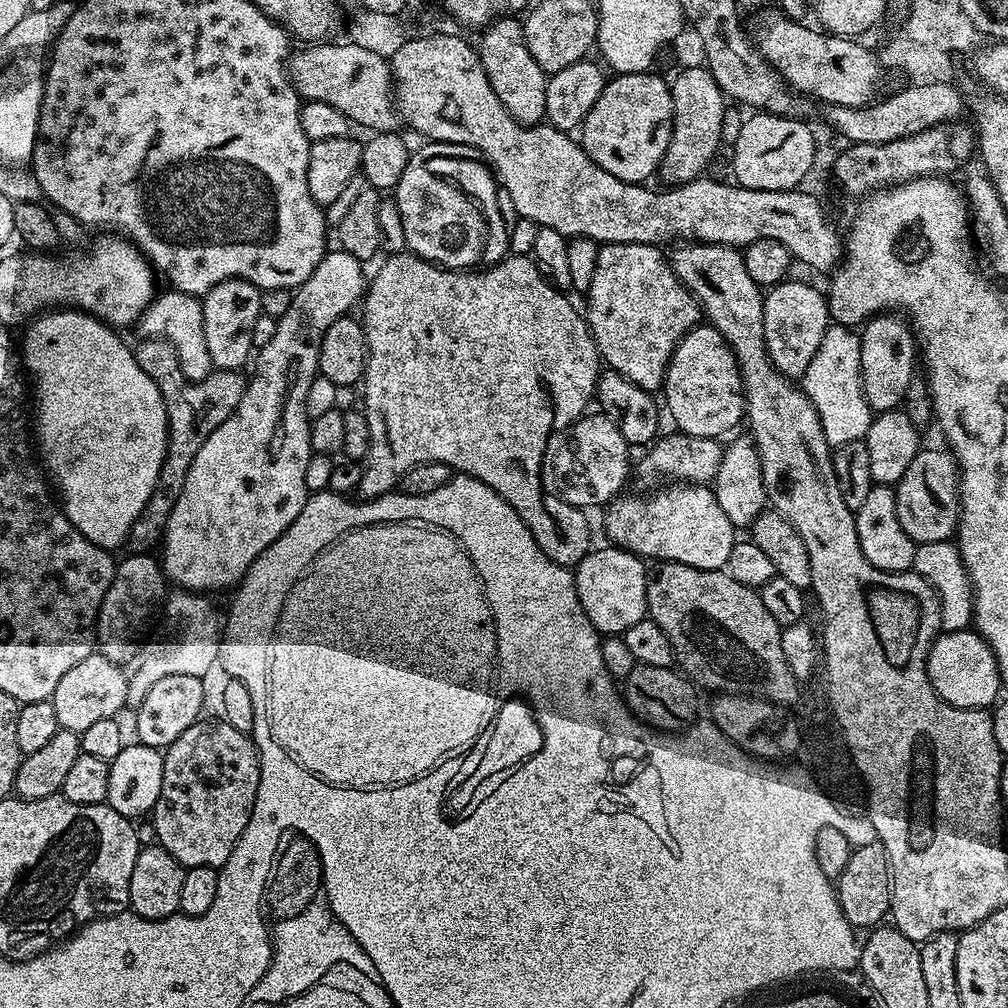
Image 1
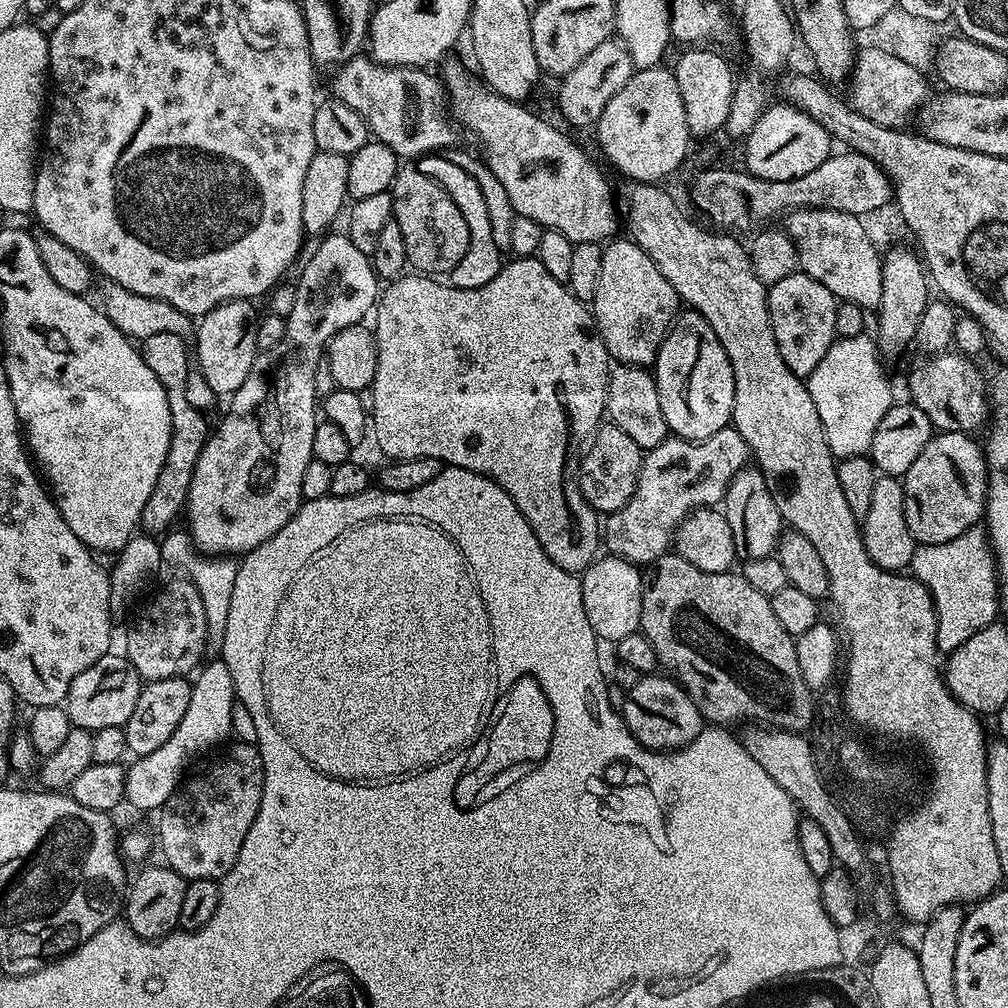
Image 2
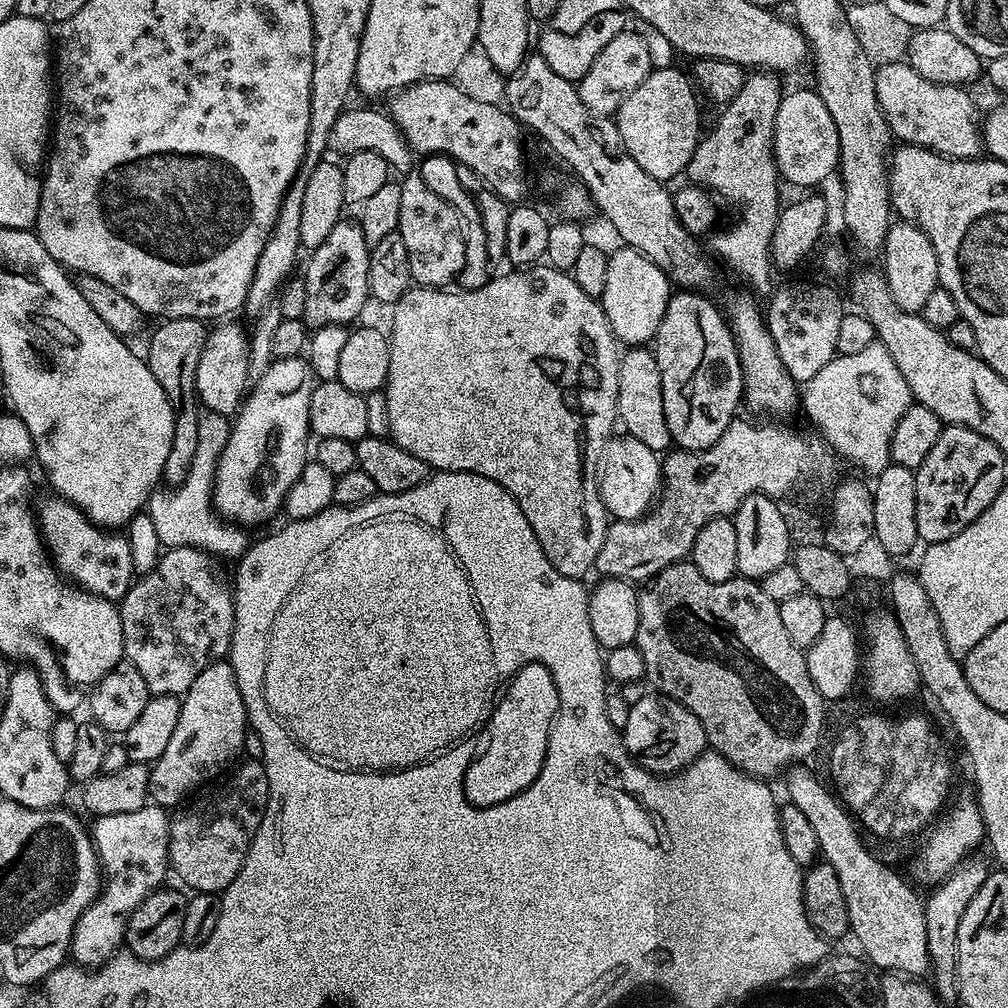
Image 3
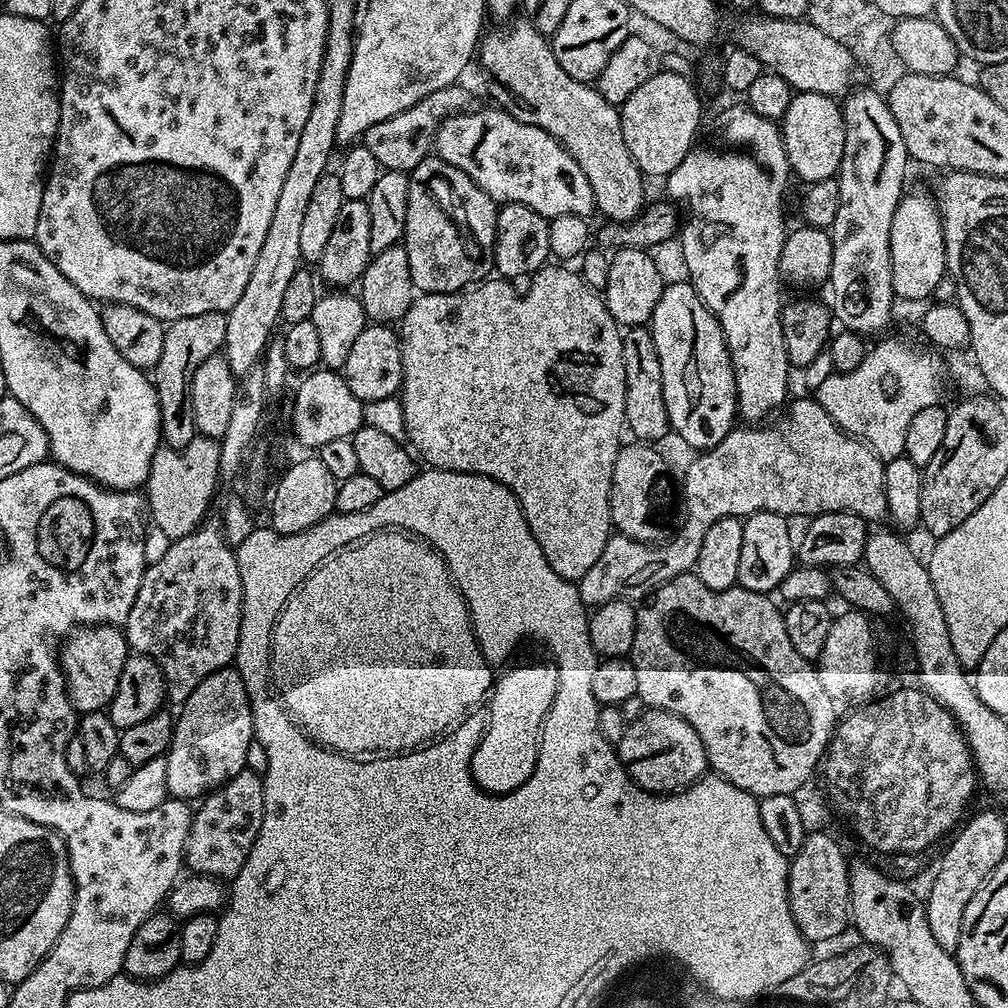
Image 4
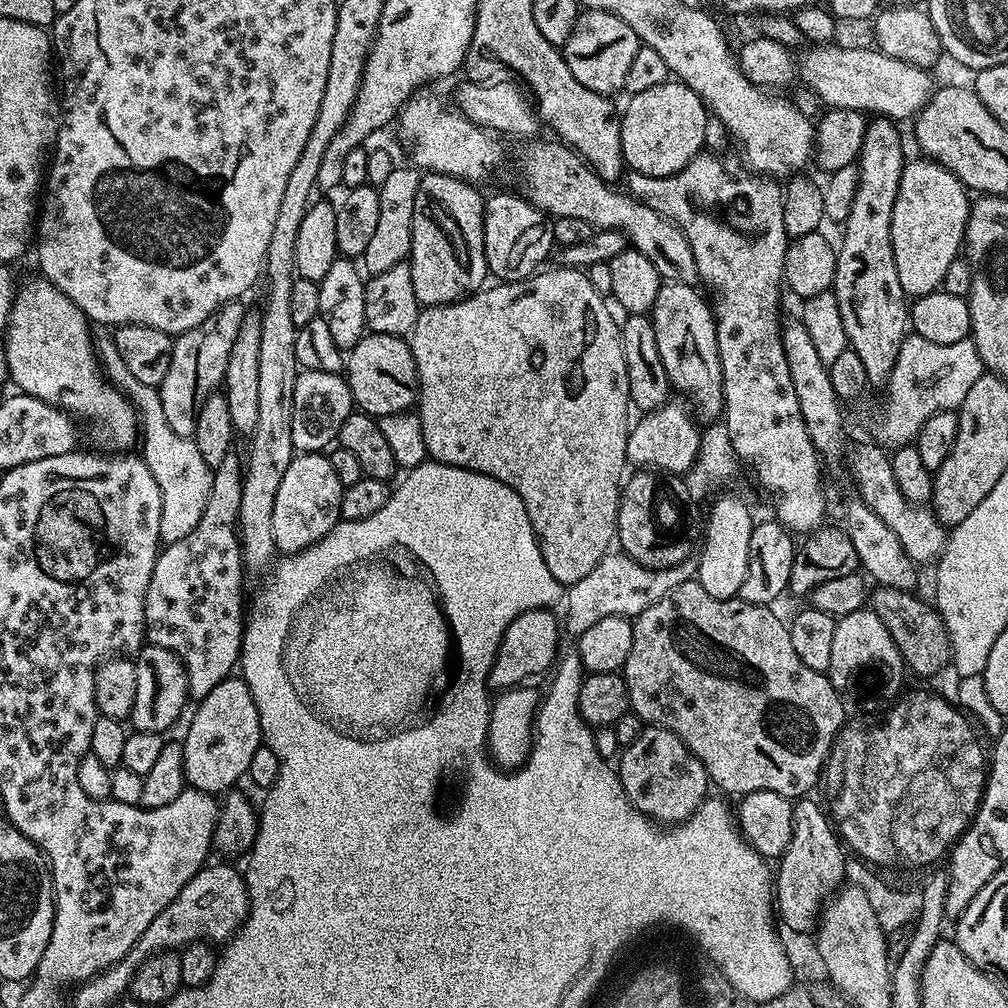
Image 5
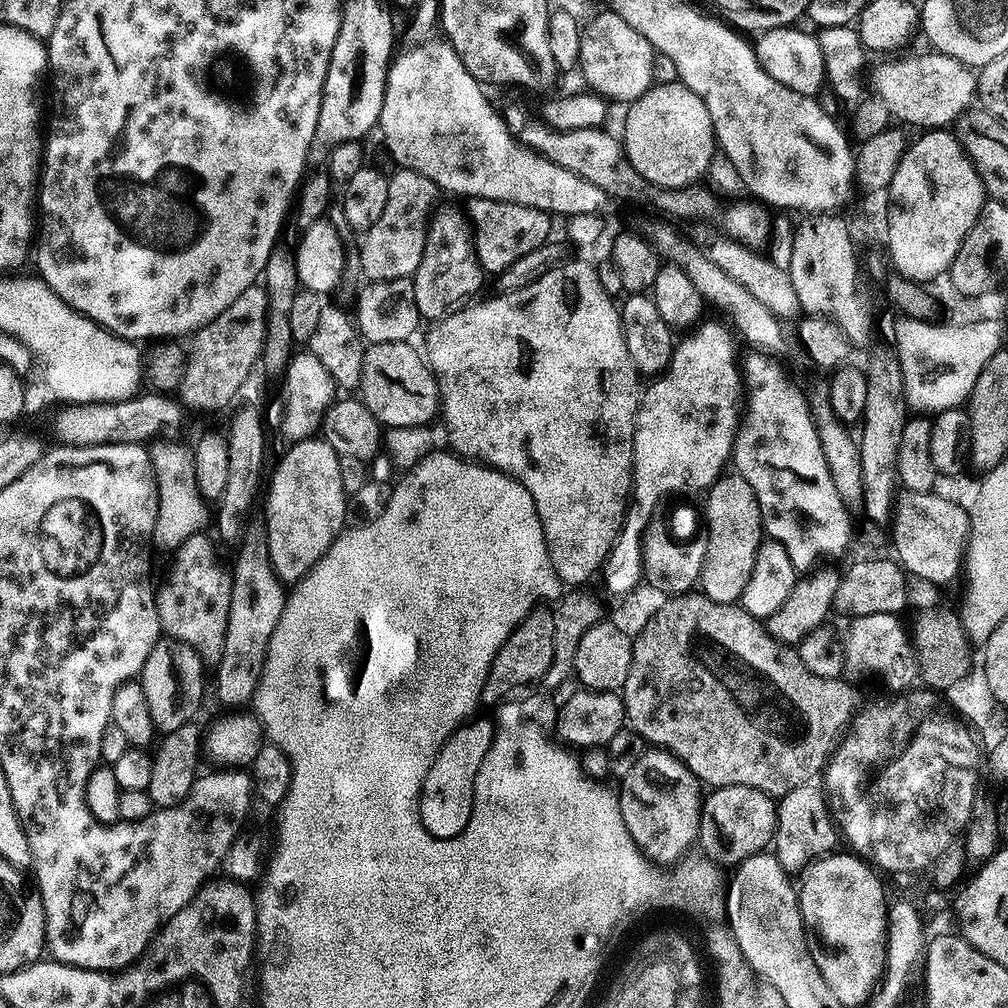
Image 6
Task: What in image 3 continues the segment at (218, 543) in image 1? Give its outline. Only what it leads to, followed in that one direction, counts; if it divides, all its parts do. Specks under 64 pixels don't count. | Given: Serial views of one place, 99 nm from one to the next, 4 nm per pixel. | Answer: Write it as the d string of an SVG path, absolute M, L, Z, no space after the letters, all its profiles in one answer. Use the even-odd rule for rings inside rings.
M342 218L330 230L326 242L322 246L311 249L308 260L308 269L302 272L302 279L306 282L306 310L303 321L313 329L321 328L324 324L351 325L356 315L364 308L364 303L369 303L368 291L368 258L370 249L366 238L362 234L362 226L355 219ZM291 356L285 360L273 359L262 375L255 377L250 391L245 395L234 419L226 448L218 458L216 480L213 482L212 502L224 520L237 525L264 524L275 512L284 507L284 499L294 486L294 478L302 474L306 463L304 443L310 440L308 414L314 377L307 359Z

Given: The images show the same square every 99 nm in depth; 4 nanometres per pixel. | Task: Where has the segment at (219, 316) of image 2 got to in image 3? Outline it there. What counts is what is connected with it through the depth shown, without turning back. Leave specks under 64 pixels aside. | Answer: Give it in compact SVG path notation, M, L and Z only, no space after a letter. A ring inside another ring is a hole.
M232 322L217 323L204 340L202 358L198 358L198 370L196 371L196 399L205 409L232 418L235 417L250 388L250 377L248 375L248 342L250 336L245 329L243 332L238 325L228 323Z

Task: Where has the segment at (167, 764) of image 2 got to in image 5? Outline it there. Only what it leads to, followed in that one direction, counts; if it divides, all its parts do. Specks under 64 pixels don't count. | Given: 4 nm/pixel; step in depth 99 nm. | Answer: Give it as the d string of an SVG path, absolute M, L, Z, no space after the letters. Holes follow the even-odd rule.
M229 678L214 686L195 707L188 734L182 740L185 781L189 787L203 792L222 794L229 791L238 778L247 775L250 761L263 743L258 706L254 706L254 698L242 678Z

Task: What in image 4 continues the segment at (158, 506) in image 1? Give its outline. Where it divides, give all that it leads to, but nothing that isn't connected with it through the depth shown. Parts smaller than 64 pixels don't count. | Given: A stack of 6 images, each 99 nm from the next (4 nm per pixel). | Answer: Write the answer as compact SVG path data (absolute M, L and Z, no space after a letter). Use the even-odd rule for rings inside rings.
M222 312L178 318L165 327L162 358L158 358L154 369L154 383L160 403L160 431L167 447L184 449L198 435L190 402L192 375L202 362L206 362L206 358L217 355L223 349L225 338L226 315Z

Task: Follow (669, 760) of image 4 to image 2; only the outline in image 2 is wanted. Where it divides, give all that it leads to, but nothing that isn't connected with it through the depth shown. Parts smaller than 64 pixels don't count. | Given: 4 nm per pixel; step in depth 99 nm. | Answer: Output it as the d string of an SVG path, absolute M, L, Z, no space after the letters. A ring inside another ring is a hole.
M664 674L641 675L638 684L627 691L622 715L632 736L651 752L675 752L677 748L684 748L706 727L688 689Z

